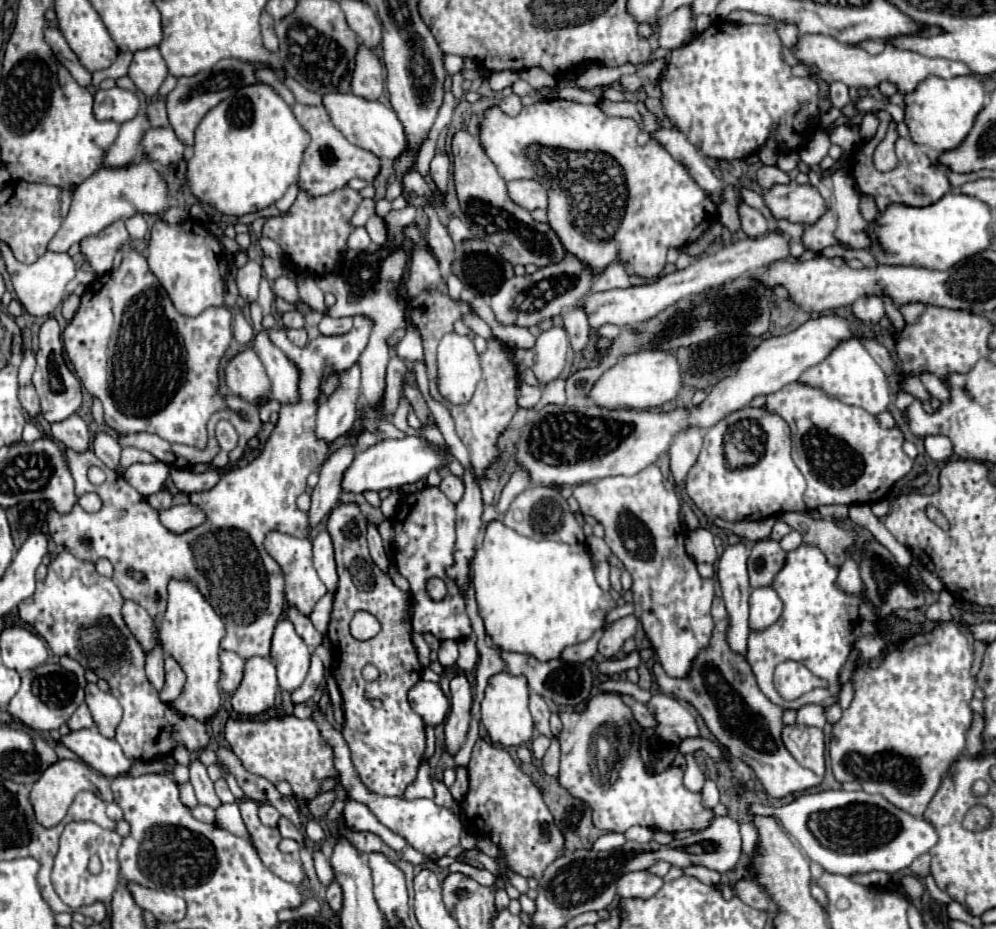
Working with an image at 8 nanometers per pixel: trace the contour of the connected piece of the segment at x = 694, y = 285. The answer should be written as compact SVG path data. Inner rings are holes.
M772 232L762 238L754 238L754 240L746 238L746 240L730 244L730 246L718 248L716 252L692 262L684 270L676 270L674 274L660 276L652 284L630 286L624 290L614 288L608 292L590 292L584 298L584 308L590 316L590 326L594 326L594 328L600 328L608 322L612 322L616 326L638 326L638 324L658 316L662 310L670 308L674 302L678 302L682 298L700 294L708 288L730 282L742 274L752 274L752 272L756 272L756 268L766 268L768 264L772 264L776 260L784 260L786 256L788 256L788 240L780 232Z

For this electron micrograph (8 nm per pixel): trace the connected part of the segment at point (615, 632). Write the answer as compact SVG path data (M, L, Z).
M634 614L630 616L624 616L620 620L616 620L602 636L600 644L598 644L598 652L606 658L612 658L620 648L622 644L632 638L636 634L636 628L638 628L638 618Z

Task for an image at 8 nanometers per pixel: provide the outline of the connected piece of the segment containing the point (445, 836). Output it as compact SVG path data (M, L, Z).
M314 710L314 716L312 716L318 724L320 724L320 730L322 730L322 736L328 740L328 744L334 748L334 756L336 756L336 768L340 772L340 778L342 778L342 784L344 788L348 790L348 798L350 800L358 800L362 804L366 804L372 814L386 826L390 828L392 832L400 834L402 838L406 838L406 842L424 852L426 856L430 856L432 860L448 854L448 850L456 844L460 844L460 832L462 832L462 822L460 818L456 818L450 810L434 804L434 800L426 800L426 798L418 798L418 800L404 800L404 798L388 798L388 796L378 796L374 792L370 792L358 778L352 762L350 762L350 750L348 750L348 744L342 736L340 730L336 730L324 714L320 714L318 710Z

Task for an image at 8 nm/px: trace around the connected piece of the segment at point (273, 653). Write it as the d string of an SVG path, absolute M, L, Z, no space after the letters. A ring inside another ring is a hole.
M280 620L270 648L270 660L278 670L278 686L286 692L294 692L306 678L310 666L310 648L296 634L290 620Z

